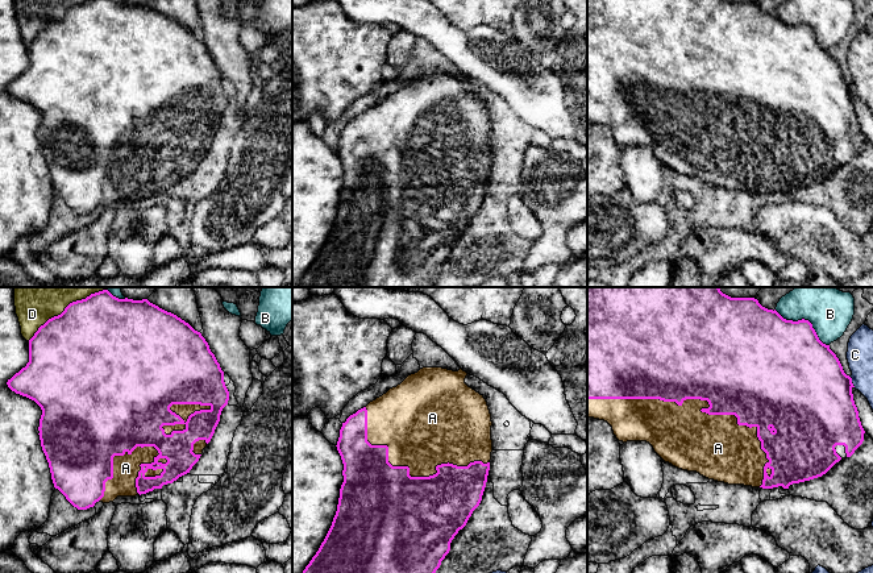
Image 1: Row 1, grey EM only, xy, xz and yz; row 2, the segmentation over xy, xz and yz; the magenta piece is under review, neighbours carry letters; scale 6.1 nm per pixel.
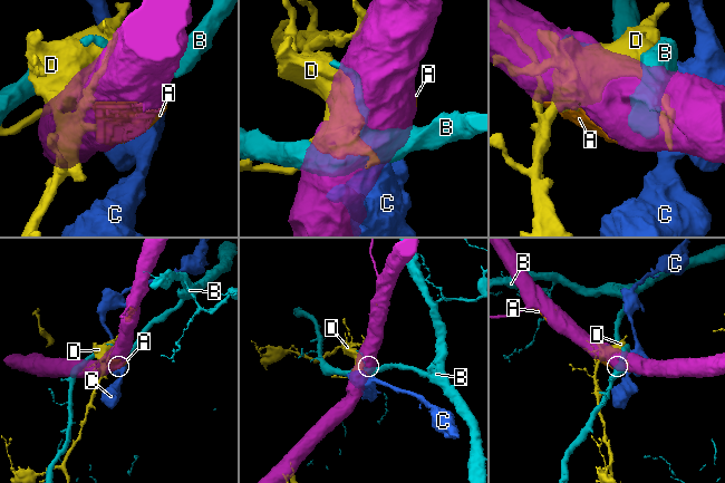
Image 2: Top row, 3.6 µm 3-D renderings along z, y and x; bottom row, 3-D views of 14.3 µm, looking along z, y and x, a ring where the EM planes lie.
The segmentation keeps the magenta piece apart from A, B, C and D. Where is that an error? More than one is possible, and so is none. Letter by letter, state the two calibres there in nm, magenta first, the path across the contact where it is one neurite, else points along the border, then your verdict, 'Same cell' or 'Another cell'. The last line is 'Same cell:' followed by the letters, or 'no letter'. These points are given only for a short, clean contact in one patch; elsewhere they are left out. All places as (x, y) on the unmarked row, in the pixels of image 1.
A: Thickness 500 nm (magenta) against 360 nm. Same cell
B: Thickness 440 nm (magenta) against 260 nm. Another cell
C: Thickness 480 nm (magenta) against 160 nm. Another cell
D: Thickness 500 nm (magenta) against 200 nm. Another cell
Same cell: A

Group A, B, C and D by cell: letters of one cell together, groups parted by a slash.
A / B / C / D

